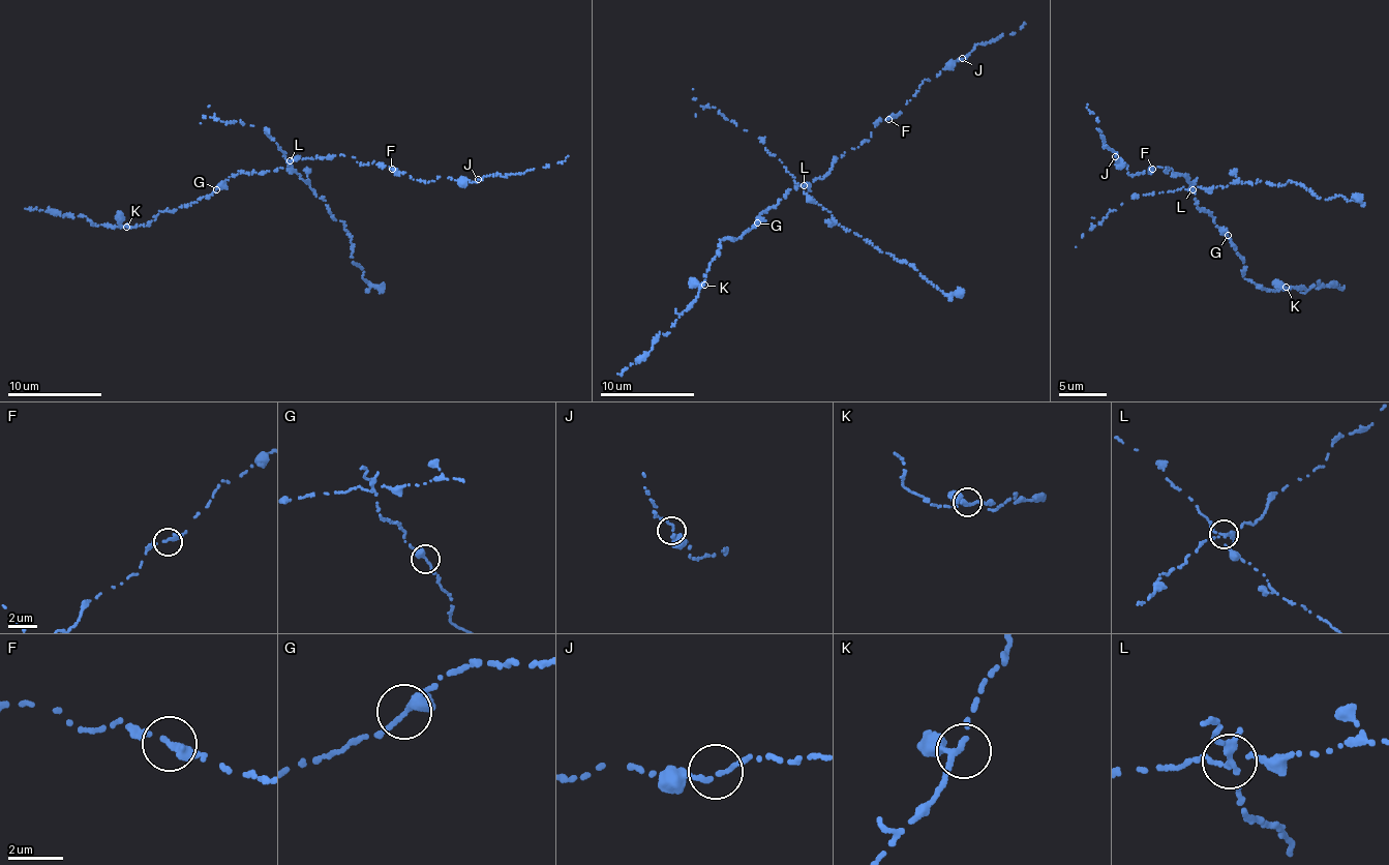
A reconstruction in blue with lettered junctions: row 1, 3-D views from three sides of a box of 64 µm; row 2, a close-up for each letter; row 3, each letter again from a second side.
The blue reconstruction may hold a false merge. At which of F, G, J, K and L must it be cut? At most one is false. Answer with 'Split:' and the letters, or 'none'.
Split: L

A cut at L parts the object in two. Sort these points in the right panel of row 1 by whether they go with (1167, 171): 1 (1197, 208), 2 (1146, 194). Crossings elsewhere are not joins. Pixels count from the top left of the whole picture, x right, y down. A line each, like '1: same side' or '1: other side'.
1: same side
2: other side

